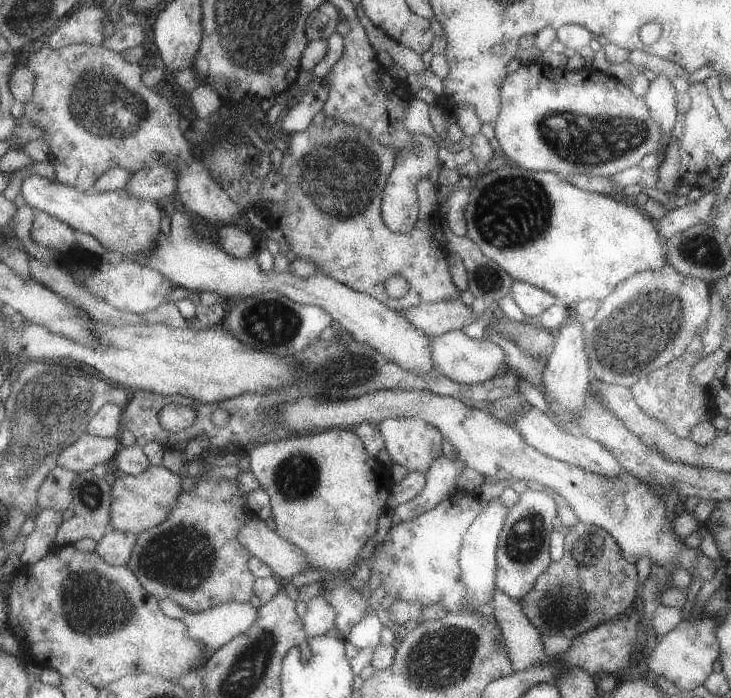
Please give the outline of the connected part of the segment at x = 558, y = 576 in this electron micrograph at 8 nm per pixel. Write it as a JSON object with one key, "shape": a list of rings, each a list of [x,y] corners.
{"shape":[[[579,522],[569,530],[564,548],[566,548],[564,557],[556,562],[551,562],[548,568],[538,576],[530,592],[519,601],[524,615],[543,635],[563,635],[570,639],[576,639],[580,634],[614,619],[614,616],[624,614],[633,604],[637,604],[639,592],[637,570],[640,566],[625,560],[618,544],[604,530]]]}

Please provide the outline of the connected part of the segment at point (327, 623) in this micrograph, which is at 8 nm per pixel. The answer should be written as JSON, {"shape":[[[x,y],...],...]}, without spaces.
{"shape":[[[326,596],[314,597],[307,606],[305,620],[305,632],[309,638],[337,632],[336,610],[328,602]]]}

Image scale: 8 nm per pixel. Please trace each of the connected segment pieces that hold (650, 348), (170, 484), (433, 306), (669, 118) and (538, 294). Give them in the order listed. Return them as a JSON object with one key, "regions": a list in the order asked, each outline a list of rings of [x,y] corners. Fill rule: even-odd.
{"regions":[[[[665,254],[664,264],[656,270],[638,272],[618,284],[610,296],[600,302],[596,315],[588,322],[582,323],[582,336],[586,355],[590,362],[591,380],[600,380],[606,384],[632,387],[640,378],[650,372],[666,366],[679,358],[694,339],[702,326],[705,326],[711,314],[709,283],[696,276],[682,274],[670,264]]],[[[150,466],[140,475],[127,475],[113,486],[112,528],[116,532],[142,535],[154,526],[160,526],[174,511],[174,506],[184,493],[185,473],[172,472],[166,466]]],[[[460,300],[416,304],[402,314],[428,336],[438,336],[450,330],[461,330],[479,319],[472,309]]],[[[660,74],[650,82],[648,94],[644,96],[644,102],[649,111],[649,116],[656,126],[662,142],[656,148],[659,164],[664,162],[668,148],[667,140],[672,137],[672,132],[677,121],[678,107],[675,105],[675,88],[668,76]]],[[[522,281],[515,282],[511,287],[509,296],[512,297],[512,300],[529,321],[535,321],[544,310],[557,303],[556,298],[546,290],[535,288],[532,284]]]]}

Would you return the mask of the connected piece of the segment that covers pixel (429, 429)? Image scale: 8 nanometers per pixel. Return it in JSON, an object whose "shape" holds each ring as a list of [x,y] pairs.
{"shape":[[[391,418],[382,424],[391,459],[410,471],[425,474],[443,455],[441,430],[420,418]]]}

